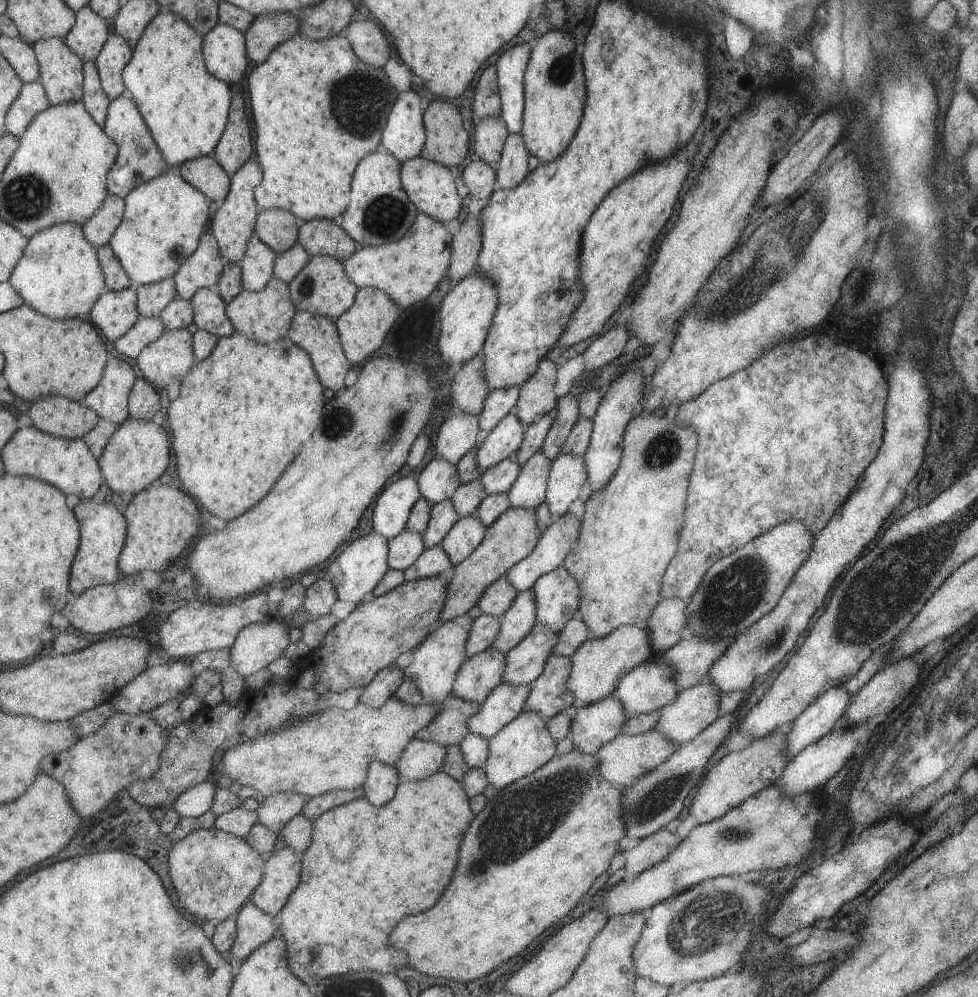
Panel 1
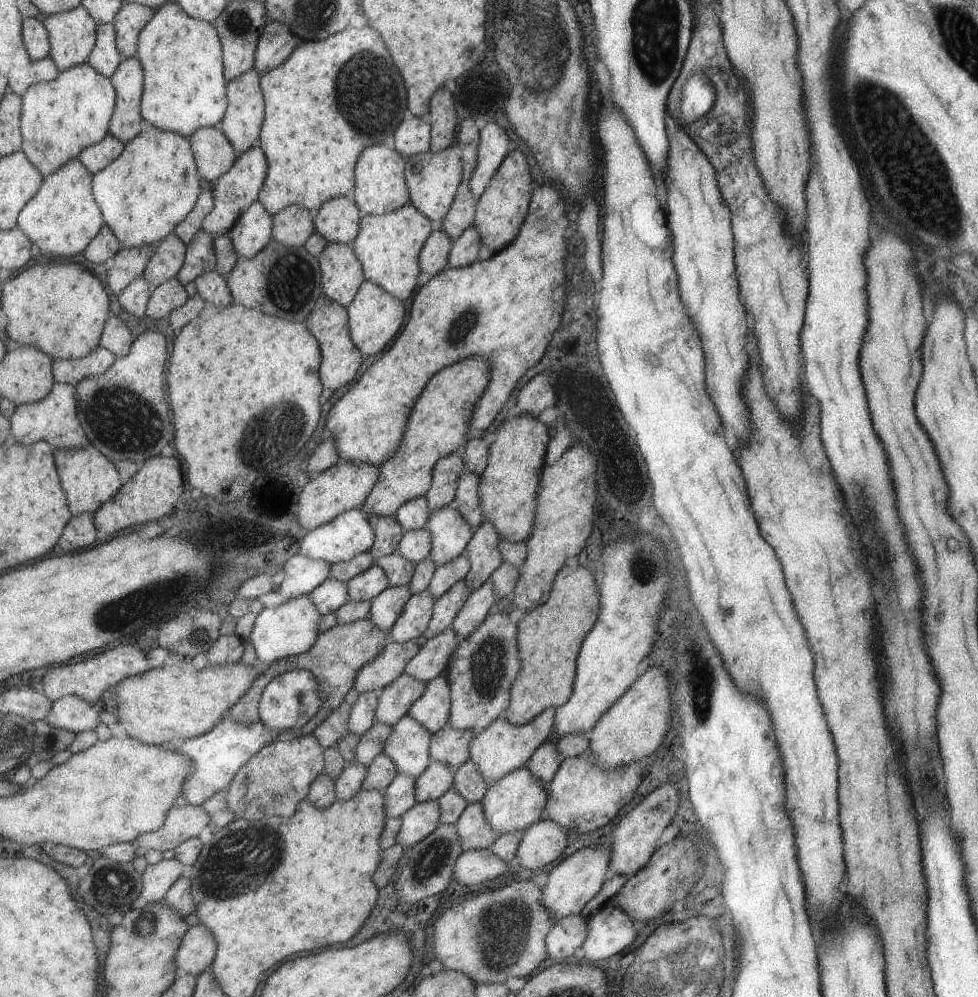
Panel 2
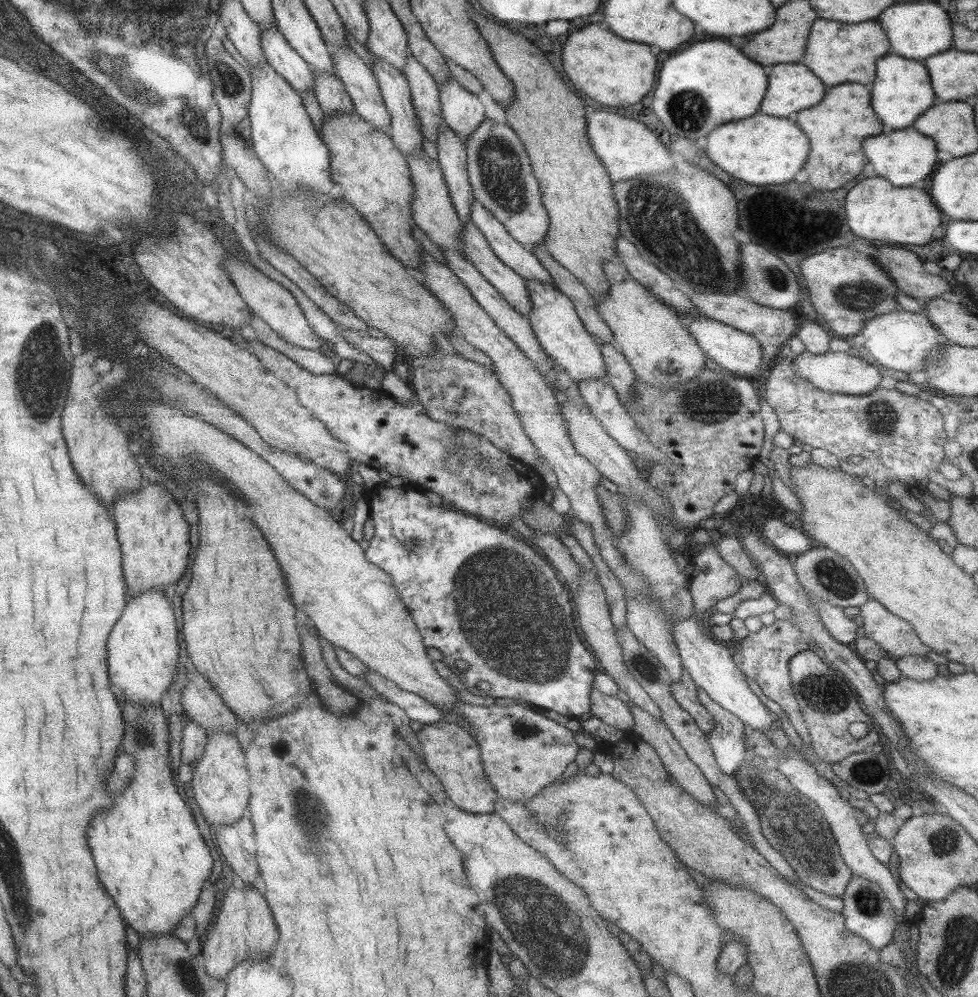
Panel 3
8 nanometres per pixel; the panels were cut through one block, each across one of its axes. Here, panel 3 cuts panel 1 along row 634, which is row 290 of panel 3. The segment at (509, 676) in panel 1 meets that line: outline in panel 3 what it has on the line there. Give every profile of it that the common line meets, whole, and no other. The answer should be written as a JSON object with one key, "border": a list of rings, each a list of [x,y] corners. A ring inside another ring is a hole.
{"border":[[[524,279],[524,285],[531,301],[530,311],[525,317],[544,352],[558,362],[558,366],[563,367],[571,380],[577,383],[589,378],[605,380],[599,345],[594,337],[586,332],[572,302],[550,284]]]}

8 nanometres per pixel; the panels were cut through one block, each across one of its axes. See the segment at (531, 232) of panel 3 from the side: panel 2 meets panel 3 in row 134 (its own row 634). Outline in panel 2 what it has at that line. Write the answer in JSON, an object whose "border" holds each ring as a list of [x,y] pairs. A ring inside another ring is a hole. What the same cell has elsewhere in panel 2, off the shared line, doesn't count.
{"border":[[[496,610],[487,613],[475,630],[458,640],[445,672],[450,690],[448,723],[454,729],[470,730],[476,735],[492,720],[505,714],[510,686],[520,671],[516,632],[516,624],[511,622],[508,614]]]}

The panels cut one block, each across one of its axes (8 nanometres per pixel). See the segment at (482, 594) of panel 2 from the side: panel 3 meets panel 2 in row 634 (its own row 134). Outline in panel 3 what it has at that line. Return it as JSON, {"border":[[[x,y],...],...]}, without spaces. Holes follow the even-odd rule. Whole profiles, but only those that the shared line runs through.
{"border":[[[452,77],[437,84],[443,122],[461,139],[483,120],[484,108],[476,94],[465,90]]]}

